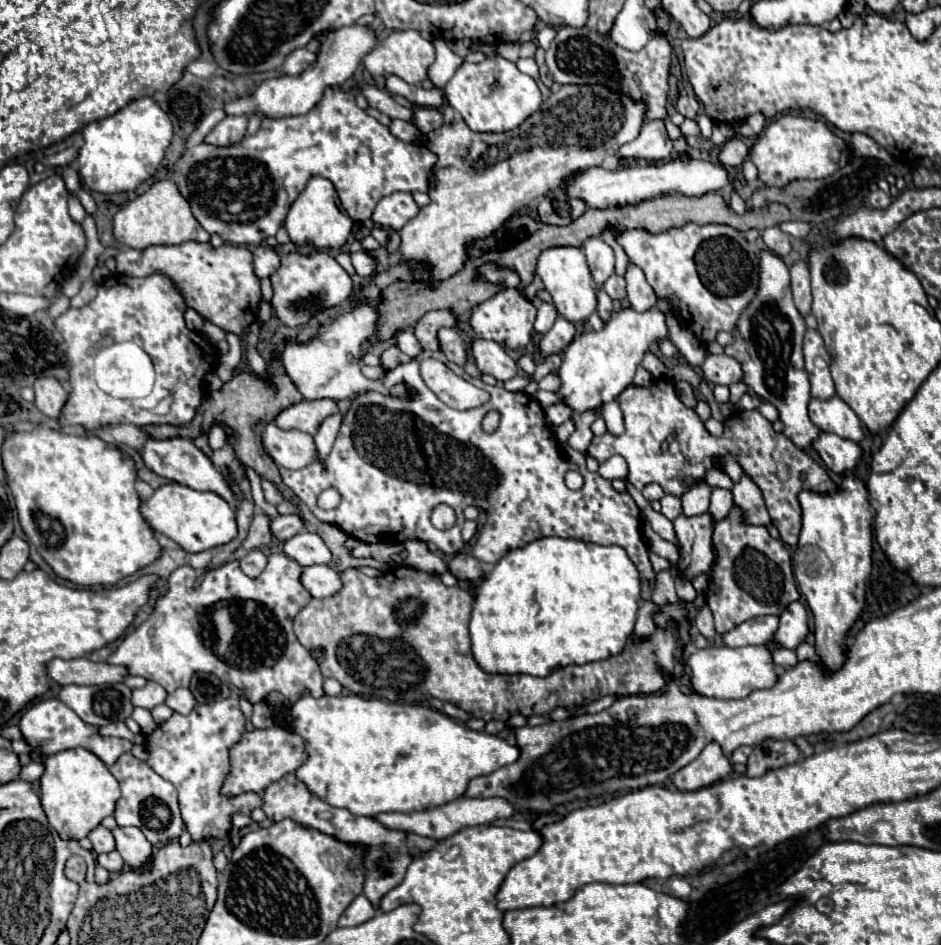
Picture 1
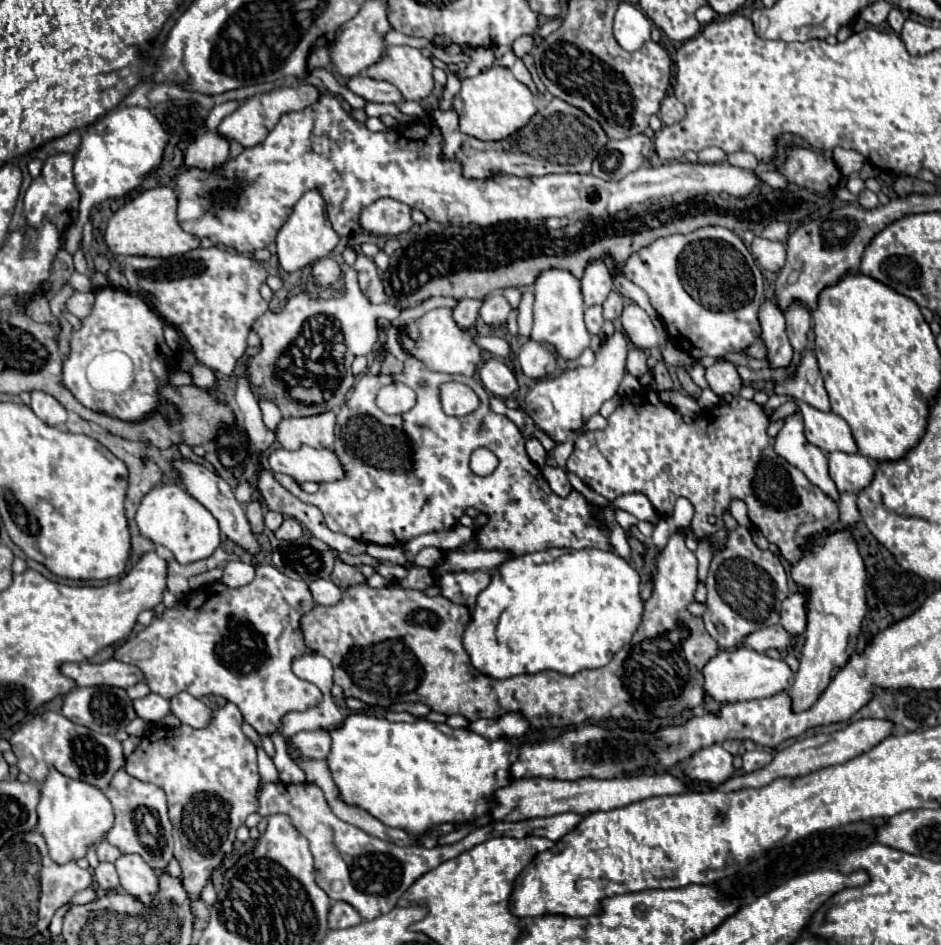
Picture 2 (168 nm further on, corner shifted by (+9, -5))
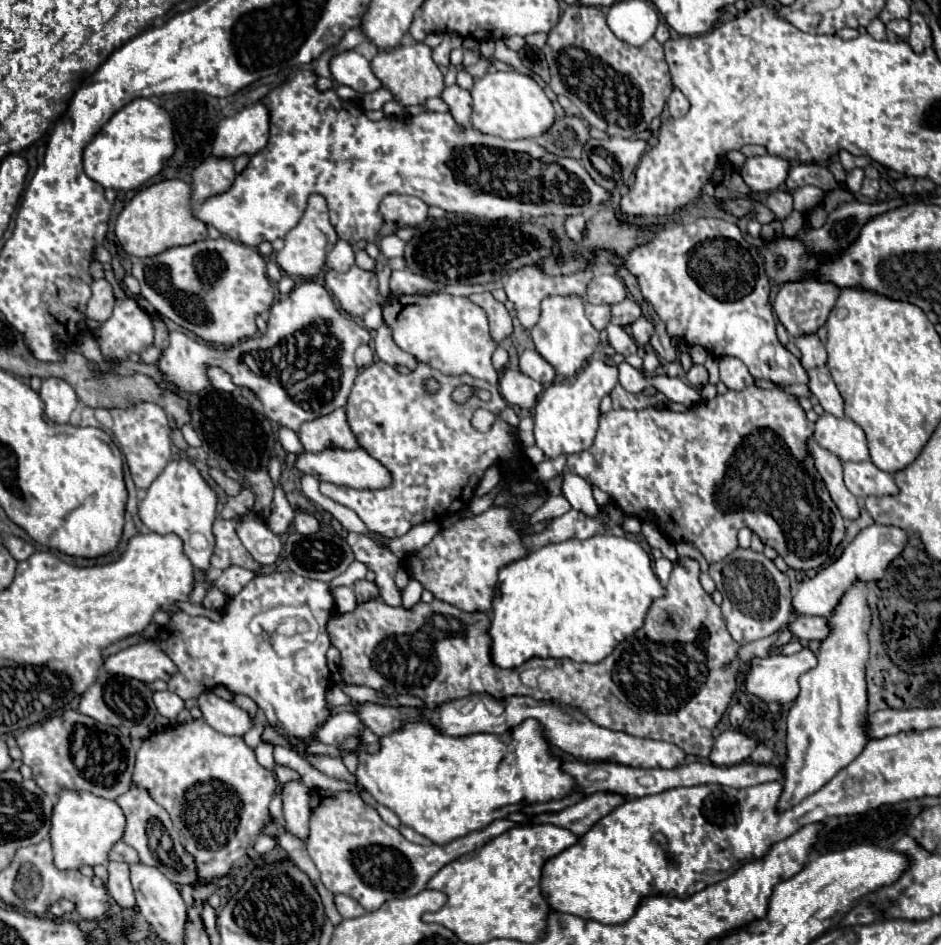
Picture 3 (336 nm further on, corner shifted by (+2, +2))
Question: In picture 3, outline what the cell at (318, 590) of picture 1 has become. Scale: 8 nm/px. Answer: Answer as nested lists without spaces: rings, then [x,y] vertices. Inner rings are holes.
[[[339,586],[339,588],[331,588],[331,592],[335,596],[335,604],[337,604],[337,612],[339,614],[353,612],[353,608],[357,606],[357,602],[355,602],[355,594],[353,594],[351,588]]]

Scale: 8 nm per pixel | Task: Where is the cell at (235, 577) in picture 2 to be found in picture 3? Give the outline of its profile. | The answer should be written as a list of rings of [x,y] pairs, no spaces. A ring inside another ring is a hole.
[[[229,566],[227,570],[223,570],[223,574],[217,578],[215,586],[225,594],[225,596],[235,596],[237,592],[241,592],[241,588],[245,588],[245,584],[253,578],[255,574],[241,568],[241,566]]]

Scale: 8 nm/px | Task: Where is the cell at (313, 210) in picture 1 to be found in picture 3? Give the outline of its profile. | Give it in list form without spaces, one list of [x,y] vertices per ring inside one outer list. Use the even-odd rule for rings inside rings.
[[[313,194],[309,198],[307,210],[303,214],[303,218],[299,220],[299,224],[285,236],[285,246],[277,252],[275,260],[281,266],[281,270],[289,276],[301,276],[301,278],[313,278],[321,272],[323,264],[325,264],[325,256],[327,252],[335,246],[337,242],[337,234],[335,228],[329,222],[329,214],[327,214],[327,202],[323,196]]]

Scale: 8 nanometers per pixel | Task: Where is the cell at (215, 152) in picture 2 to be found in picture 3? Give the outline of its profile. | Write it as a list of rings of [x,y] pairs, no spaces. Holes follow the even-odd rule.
[[[207,158],[193,170],[193,202],[203,202],[209,196],[227,192],[233,186],[235,170],[227,158]]]

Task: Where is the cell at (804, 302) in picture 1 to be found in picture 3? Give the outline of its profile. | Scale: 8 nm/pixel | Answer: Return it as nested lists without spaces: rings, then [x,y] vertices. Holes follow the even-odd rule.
[[[811,334],[811,336],[801,336],[795,340],[795,344],[799,346],[801,350],[801,364],[805,370],[809,368],[817,368],[817,366],[823,366],[827,362],[827,352],[825,352],[825,346],[823,342],[819,340],[817,334]]]

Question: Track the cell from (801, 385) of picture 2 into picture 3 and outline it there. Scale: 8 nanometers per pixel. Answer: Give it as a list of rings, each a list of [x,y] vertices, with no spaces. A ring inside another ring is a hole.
[[[827,366],[809,370],[809,388],[827,414],[833,414],[835,418],[843,418],[843,398]]]

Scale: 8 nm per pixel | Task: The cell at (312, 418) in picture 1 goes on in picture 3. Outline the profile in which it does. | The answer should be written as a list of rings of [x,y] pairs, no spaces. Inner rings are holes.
[[[337,408],[335,412],[305,422],[299,432],[299,440],[303,442],[307,452],[323,452],[325,448],[341,448],[355,450],[359,448],[357,438],[353,436],[345,408]]]

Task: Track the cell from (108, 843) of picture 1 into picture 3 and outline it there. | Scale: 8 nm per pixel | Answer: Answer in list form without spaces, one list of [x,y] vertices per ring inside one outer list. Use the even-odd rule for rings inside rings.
[[[117,842],[117,844],[113,846],[113,850],[109,852],[109,860],[127,862],[127,864],[135,864],[135,862],[139,862],[139,856],[137,856],[135,848],[127,846],[125,842]]]

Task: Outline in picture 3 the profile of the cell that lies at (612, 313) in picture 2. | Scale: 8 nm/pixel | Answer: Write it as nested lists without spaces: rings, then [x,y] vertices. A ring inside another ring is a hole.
[[[625,298],[621,304],[615,304],[611,308],[611,314],[613,314],[611,316],[611,322],[625,328],[625,326],[633,324],[633,320],[639,320],[641,318],[641,308],[639,308],[639,304],[635,300]]]

